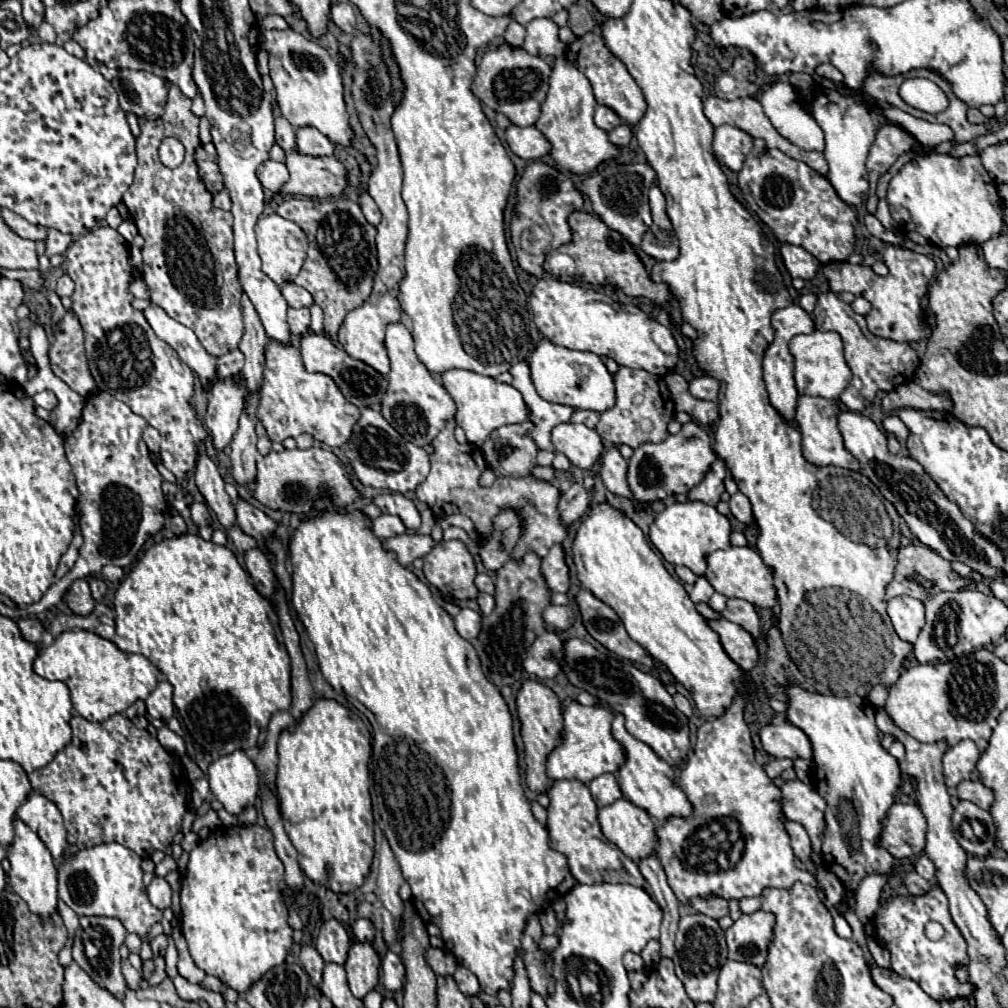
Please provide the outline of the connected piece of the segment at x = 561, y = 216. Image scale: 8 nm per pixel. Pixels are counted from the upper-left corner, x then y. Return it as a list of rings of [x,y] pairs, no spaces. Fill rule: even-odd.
[[[542,161],[526,165],[526,169],[520,175],[520,181],[516,185],[516,207],[514,207],[514,215],[510,221],[510,233],[512,233],[512,243],[516,249],[516,259],[518,259],[518,265],[526,273],[530,273],[534,277],[542,277],[544,255],[530,255],[530,253],[522,251],[520,249],[520,233],[524,229],[528,229],[528,225],[544,225],[554,235],[554,241],[552,241],[554,249],[560,245],[568,245],[568,243],[572,243],[572,231],[568,227],[568,215],[572,211],[580,211],[582,205],[584,205],[584,199],[566,173],[546,165]]]

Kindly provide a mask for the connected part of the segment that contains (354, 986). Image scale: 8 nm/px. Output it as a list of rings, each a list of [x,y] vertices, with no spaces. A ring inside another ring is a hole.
[[[354,943],[350,947],[344,969],[348,973],[348,985],[352,995],[358,999],[364,999],[378,985],[380,957],[376,955],[372,945]]]

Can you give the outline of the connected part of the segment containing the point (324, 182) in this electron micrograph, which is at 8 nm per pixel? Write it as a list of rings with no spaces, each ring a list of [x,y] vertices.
[[[296,147],[286,151],[286,167],[290,173],[290,179],[284,183],[282,193],[284,195],[306,195],[306,197],[336,197],[342,193],[346,185],[346,169],[340,161],[334,157],[312,157],[300,153]]]

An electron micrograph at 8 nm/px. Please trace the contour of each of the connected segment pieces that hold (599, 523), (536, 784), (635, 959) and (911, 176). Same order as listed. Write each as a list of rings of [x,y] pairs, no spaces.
[[[608,501],[590,507],[576,529],[572,557],[582,587],[618,613],[628,635],[670,669],[676,681],[692,693],[702,715],[724,713],[734,691],[744,693],[742,669],[728,659],[718,635],[696,611],[684,587],[666,571],[644,533],[618,507]]]
[[[526,679],[516,695],[516,709],[518,709],[518,719],[522,723],[520,735],[524,741],[524,761],[526,761],[526,785],[534,793],[542,793],[548,789],[548,777],[546,777],[546,757],[548,753],[558,745],[560,735],[562,735],[562,711],[560,711],[560,701],[556,693],[534,681]]]
[[[626,953],[624,955],[624,967],[626,967],[626,971],[642,971],[644,969],[644,961],[636,953]]]
[[[918,155],[916,161],[906,163],[898,175],[888,183],[886,195],[890,215],[902,231],[916,231],[938,247],[958,247],[964,243],[982,245],[988,239],[994,239],[1002,233],[1004,225],[1004,207],[998,195],[996,183],[988,177],[986,169],[980,163],[980,157],[950,157],[950,155]]]

